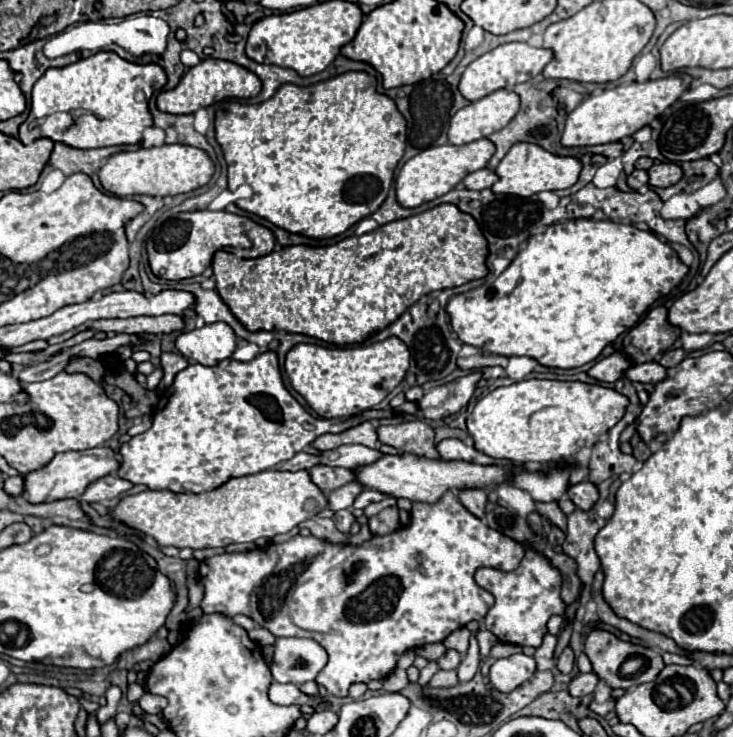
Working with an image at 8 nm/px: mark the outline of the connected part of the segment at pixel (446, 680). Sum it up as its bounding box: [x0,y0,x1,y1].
[430,670,458,688]

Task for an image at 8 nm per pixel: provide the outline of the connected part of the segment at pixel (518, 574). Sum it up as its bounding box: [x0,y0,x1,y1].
[476,550,566,646]

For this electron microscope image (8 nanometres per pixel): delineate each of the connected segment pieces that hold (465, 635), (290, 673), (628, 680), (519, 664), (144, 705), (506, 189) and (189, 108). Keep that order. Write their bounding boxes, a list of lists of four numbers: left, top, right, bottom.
[[444,628,470,658],[270,638,328,684],[584,628,664,688],[488,654,536,692],[138,692,168,714],[492,144,582,198],[156,58,262,114]]

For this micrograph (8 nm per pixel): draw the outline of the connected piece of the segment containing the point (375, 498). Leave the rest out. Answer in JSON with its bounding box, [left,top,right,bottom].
[352,490,386,508]

